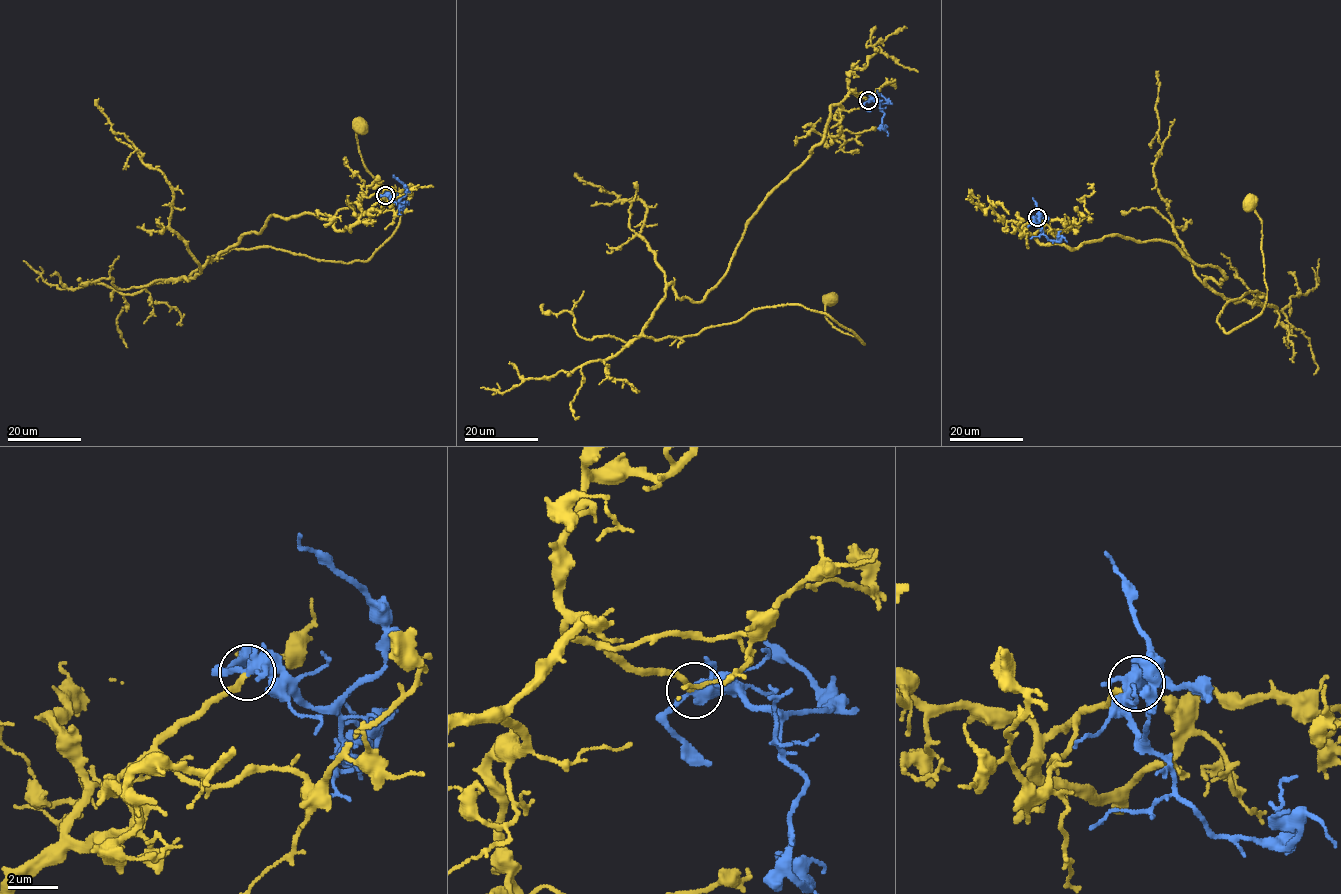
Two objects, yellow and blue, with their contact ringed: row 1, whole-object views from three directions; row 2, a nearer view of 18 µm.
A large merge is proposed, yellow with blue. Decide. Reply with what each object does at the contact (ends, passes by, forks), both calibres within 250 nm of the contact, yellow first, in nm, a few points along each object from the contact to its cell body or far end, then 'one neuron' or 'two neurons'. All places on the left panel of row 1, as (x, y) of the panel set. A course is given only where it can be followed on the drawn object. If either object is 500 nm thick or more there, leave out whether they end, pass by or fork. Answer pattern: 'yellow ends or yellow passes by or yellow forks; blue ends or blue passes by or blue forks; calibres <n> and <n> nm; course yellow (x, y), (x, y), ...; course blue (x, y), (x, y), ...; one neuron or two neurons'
yellow ends; blue forks; calibres 240 and 380 nm; course yellow (386, 196), (350, 231), (272, 215), (181, 278), (233, 249), (369, 260), (401, 210), (367, 170), (358, 124); course blue (386, 196), (398, 200), (402, 210), (407, 201), (408, 204); one neuron

